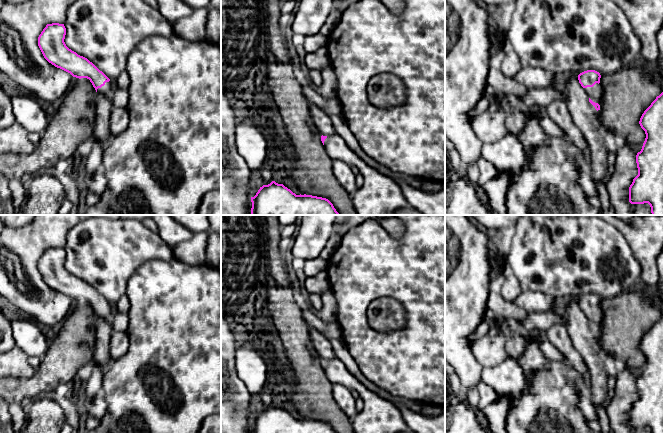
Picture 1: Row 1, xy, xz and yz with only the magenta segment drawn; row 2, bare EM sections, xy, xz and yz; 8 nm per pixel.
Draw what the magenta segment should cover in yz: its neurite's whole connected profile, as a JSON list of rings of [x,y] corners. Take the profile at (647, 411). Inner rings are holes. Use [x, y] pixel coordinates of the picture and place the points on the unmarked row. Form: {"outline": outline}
{"outline": [[[663,316],[644,335],[639,348],[646,362],[641,375],[636,379],[638,399],[629,411],[629,426],[648,427],[651,433],[663,433]]]}

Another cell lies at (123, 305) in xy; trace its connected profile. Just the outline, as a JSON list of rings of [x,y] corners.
[[[126,295],[121,297],[121,299],[116,303],[116,308],[118,313],[128,313],[130,310],[129,298]]]

